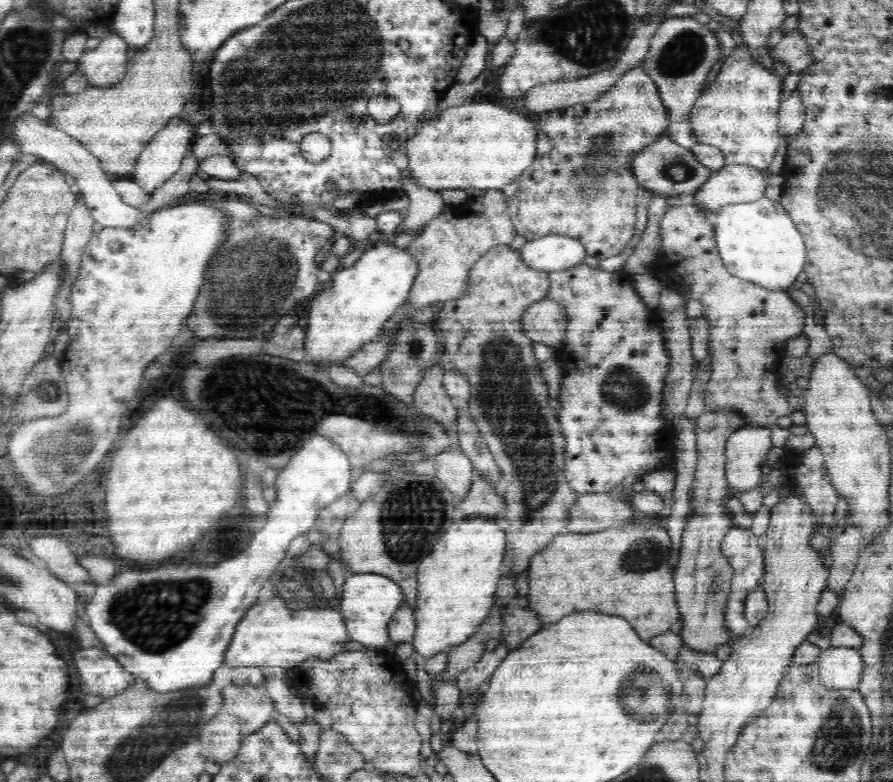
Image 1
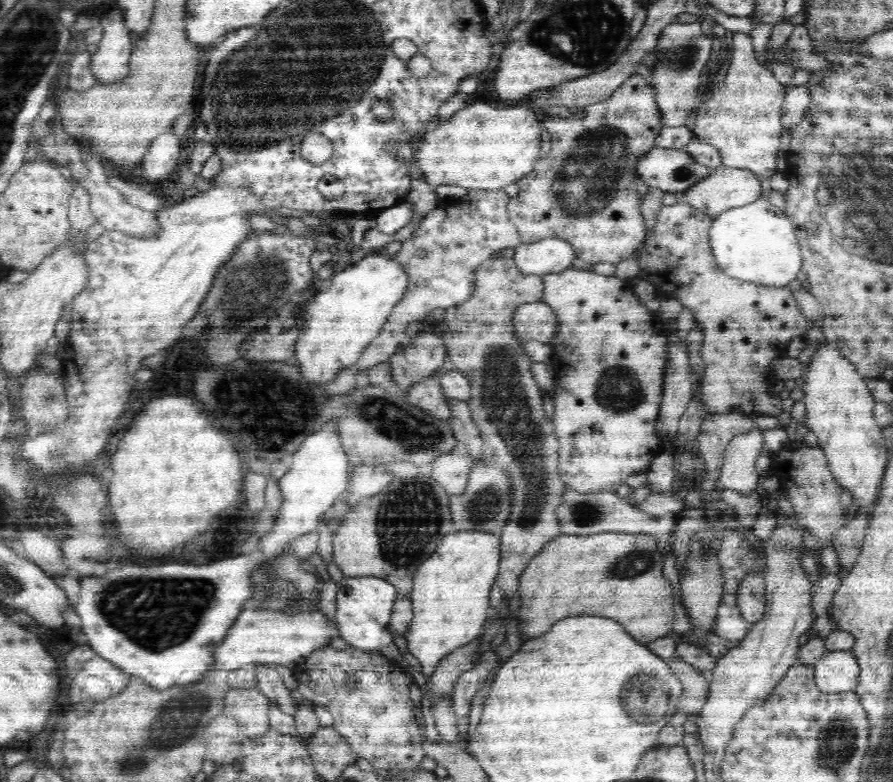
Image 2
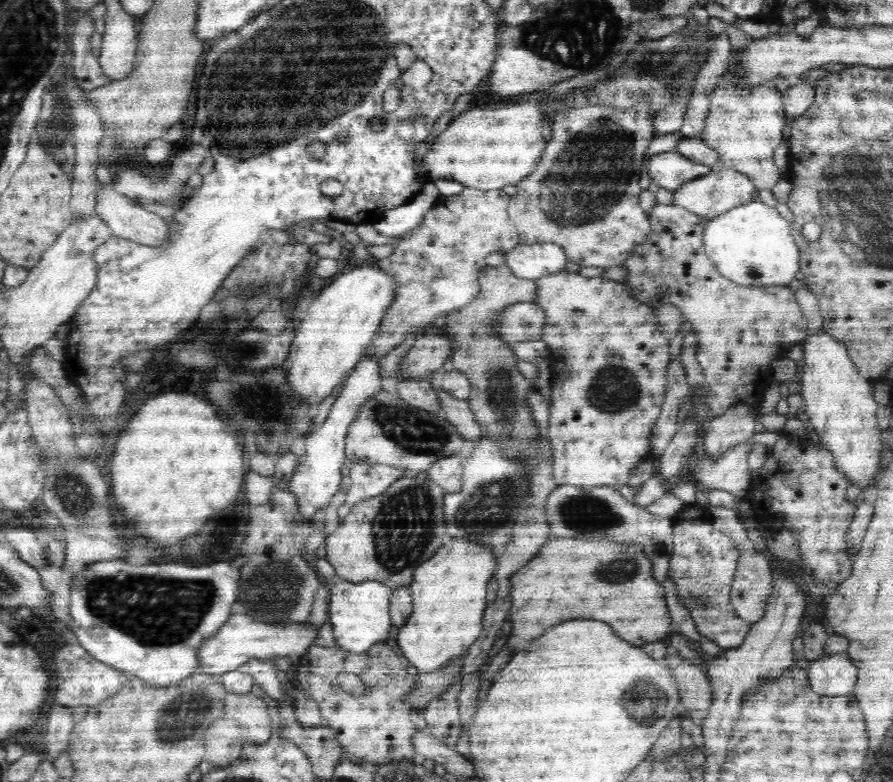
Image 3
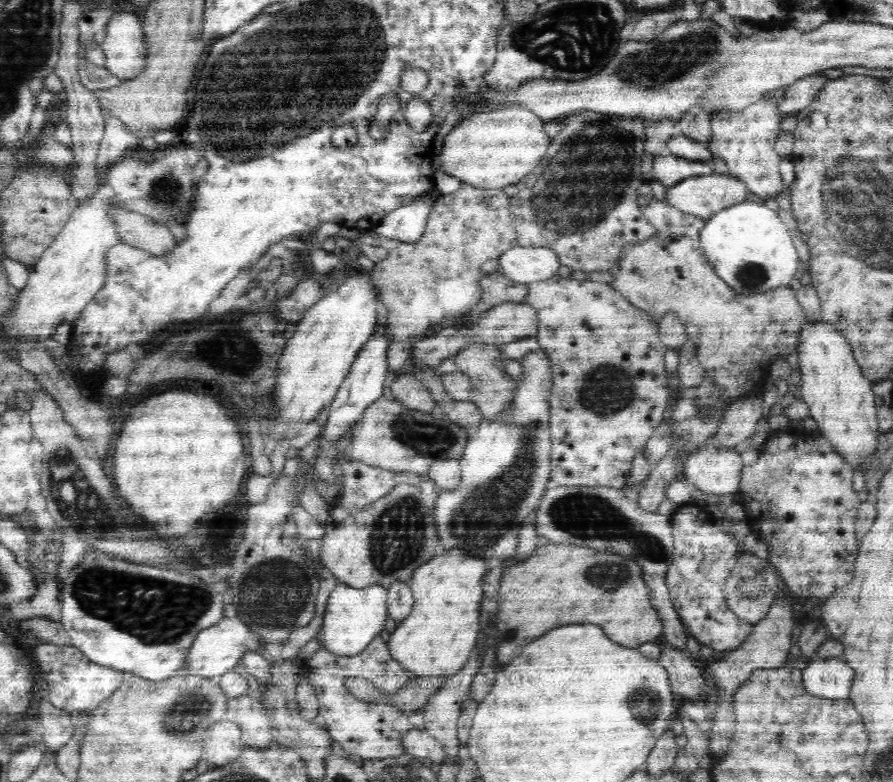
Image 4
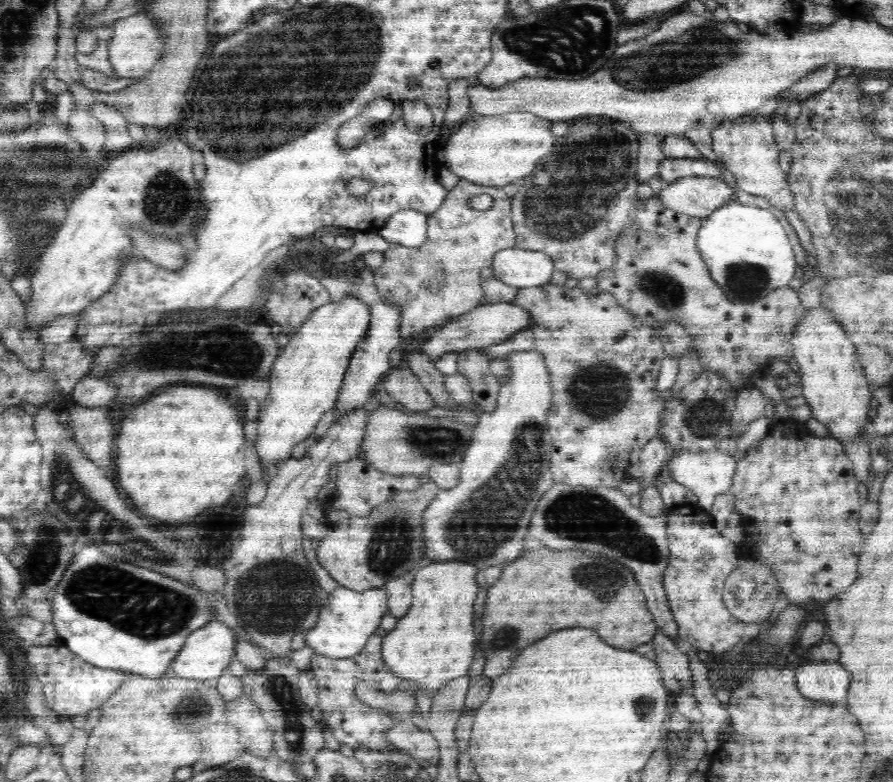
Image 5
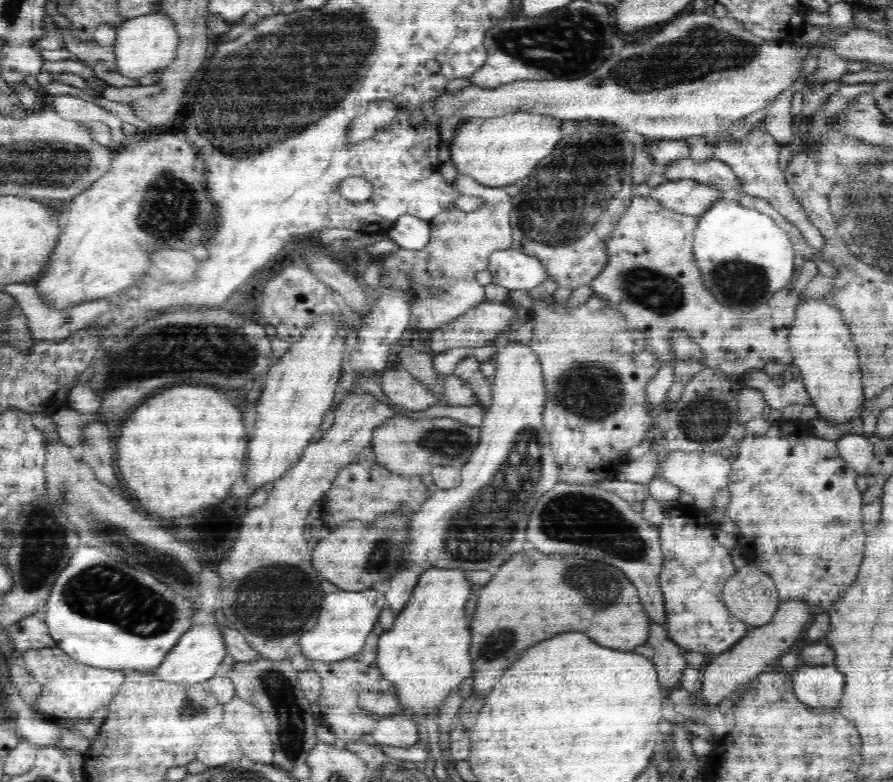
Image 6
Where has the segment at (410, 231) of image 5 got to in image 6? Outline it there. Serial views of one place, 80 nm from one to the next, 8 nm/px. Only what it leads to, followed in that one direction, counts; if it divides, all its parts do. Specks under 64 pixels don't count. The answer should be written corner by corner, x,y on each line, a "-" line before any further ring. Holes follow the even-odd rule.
402,214
386,232
396,245
410,250
422,250
430,240
430,223
416,216

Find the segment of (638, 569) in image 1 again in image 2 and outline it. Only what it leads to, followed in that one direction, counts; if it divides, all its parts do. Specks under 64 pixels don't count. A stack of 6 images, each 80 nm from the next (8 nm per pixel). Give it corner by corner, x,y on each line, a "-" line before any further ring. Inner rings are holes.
616,532
576,536
555,536
526,565
519,576
517,591
520,595
518,610
519,633
522,640
532,640
552,628
562,618
576,614
596,614
619,622
627,633
640,644
673,634
674,599
668,581
662,576
662,556
656,552
656,539
644,535

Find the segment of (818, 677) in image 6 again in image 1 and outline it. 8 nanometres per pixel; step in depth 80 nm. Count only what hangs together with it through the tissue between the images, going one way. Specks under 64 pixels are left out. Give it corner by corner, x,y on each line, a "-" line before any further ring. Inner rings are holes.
836,646
822,651
819,660
820,682
828,689
857,689
863,673
862,655
856,647

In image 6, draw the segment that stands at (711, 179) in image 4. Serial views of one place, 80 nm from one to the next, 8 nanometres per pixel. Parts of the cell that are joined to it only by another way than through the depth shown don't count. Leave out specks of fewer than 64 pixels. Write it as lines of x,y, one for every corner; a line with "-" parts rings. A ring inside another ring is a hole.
689,178
679,181
665,181
651,188
650,198
657,200
664,208
680,214
700,216
718,199
722,192
715,186
700,184

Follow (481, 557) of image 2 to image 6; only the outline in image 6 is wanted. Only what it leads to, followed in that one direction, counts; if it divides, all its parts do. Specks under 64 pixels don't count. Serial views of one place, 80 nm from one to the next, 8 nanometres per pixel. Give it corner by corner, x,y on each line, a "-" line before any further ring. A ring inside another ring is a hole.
430,568
418,578
418,584
402,611
395,615
392,628
388,628
379,636
377,665
384,680
392,683
391,692
395,692
398,702
415,724
435,722
435,713
440,704
448,698
448,692
460,686
460,682
471,674
471,658
469,646
471,634
469,620
464,613
466,602
471,598
471,584
466,579
466,570
458,568

